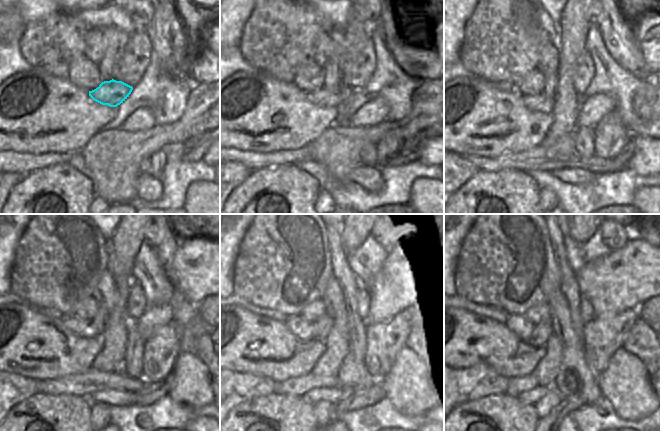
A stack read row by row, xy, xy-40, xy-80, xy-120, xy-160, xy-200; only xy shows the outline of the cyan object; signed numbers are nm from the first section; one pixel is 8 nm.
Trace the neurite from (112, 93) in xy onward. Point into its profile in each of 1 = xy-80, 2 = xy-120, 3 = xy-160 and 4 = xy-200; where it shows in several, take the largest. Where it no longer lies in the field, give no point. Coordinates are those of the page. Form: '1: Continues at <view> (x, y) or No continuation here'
1: Continues at xy-80 (541, 103)
2: Continues at xy-120 (82, 328)
3: Continues at xy-160 (305, 330)
4: Continues at xy-200 (519, 324)

